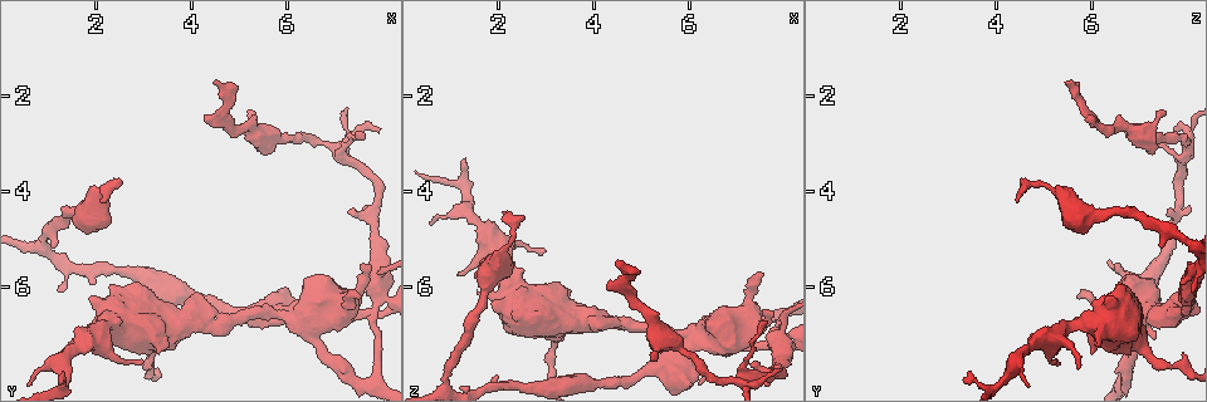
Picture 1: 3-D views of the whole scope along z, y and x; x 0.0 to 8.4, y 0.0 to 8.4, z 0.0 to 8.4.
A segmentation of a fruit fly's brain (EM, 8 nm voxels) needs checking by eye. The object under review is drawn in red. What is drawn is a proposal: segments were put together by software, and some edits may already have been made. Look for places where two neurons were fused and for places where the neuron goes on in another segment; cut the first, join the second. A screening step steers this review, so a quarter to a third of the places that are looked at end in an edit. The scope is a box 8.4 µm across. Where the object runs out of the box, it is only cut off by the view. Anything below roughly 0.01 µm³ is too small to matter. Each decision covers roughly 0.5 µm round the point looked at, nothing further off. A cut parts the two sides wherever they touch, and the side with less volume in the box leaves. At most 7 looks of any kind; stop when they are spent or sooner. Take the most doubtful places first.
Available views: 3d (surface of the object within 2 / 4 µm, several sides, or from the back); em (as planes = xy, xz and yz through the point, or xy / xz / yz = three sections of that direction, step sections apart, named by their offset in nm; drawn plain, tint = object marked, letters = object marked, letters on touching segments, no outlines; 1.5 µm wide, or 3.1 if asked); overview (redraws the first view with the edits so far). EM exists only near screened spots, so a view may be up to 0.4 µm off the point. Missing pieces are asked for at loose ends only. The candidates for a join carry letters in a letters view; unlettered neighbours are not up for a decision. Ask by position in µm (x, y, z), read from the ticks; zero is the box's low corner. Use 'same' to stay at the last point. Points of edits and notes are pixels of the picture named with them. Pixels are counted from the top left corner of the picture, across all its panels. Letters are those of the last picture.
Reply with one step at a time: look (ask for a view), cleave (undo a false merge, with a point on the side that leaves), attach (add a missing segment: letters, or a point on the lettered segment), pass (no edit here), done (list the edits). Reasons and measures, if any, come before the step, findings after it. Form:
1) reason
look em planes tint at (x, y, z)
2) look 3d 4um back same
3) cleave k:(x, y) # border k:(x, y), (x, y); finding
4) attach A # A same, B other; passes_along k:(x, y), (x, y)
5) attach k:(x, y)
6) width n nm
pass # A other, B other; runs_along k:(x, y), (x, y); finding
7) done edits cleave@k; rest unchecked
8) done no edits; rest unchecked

tapers out
look 3d 4um at (7.40, 4.40, 7.60)

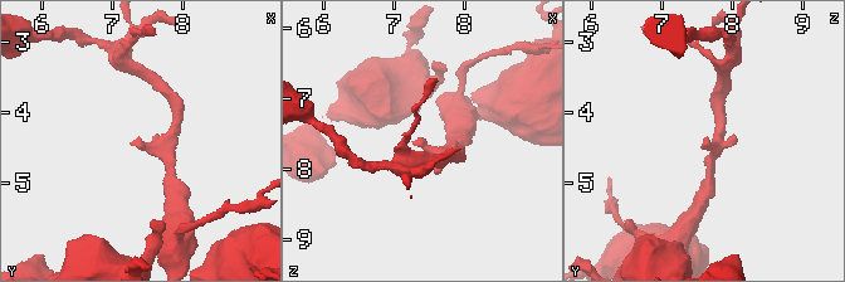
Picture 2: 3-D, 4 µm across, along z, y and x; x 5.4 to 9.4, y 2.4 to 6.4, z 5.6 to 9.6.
arm_widths 160, 180 nm
look em planes plain at (7.40, 4.40, 7.60)

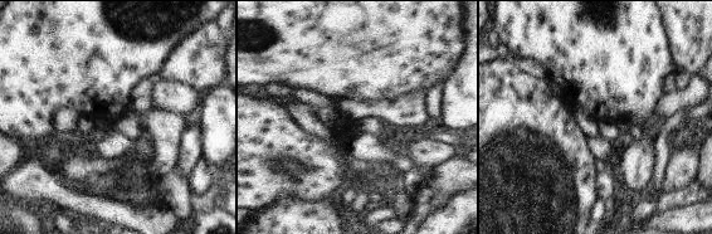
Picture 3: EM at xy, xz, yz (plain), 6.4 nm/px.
look em planes letters same

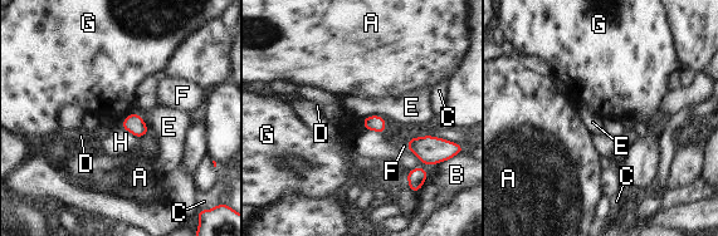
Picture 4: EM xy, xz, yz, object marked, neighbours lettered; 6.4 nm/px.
pass # A other, B other, C other, D other, E other, F other, G other, H other; border 4:(121, 122), (137, 113), (149, 132); no lettered segment goes on from it

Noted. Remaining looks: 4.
thick turns thin
look em yz step 8 letters at (3.25, 7.40, 7.15)

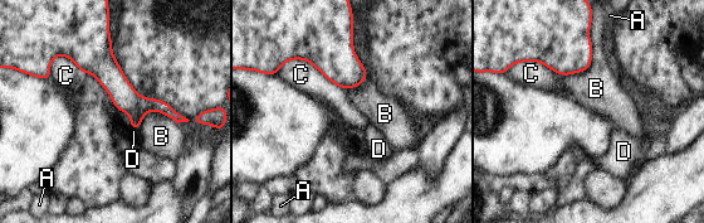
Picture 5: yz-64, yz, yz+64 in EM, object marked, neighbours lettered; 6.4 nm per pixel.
longest_contact B 500 nm
pass # A other, B other, C other, D other; runs_along 5:(103, 6), (99, 62), (138, 105), (175, 116); one neuron here

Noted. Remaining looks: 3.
look 3d 2um at (7.55, 2.75, 6.65)

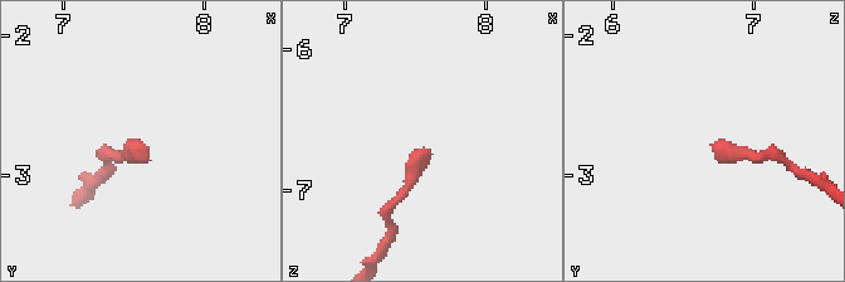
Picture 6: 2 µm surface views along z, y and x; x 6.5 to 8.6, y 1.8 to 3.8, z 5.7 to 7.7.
look em xy step 8 tint at (7.54, 2.74, 6.68)

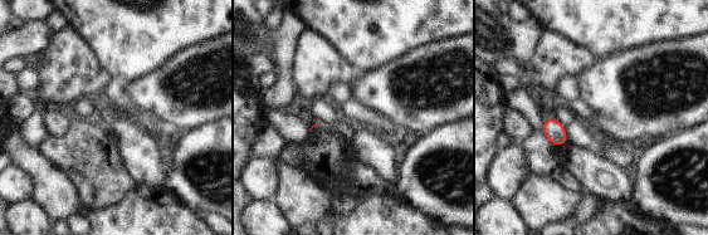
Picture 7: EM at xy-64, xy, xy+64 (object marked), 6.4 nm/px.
cut it another way
look em planes letters same

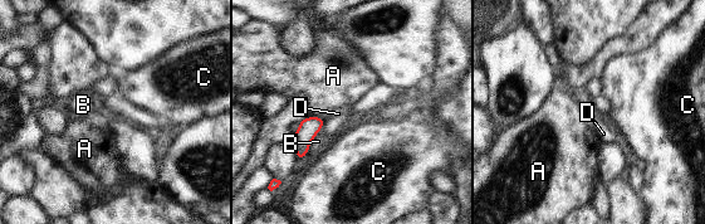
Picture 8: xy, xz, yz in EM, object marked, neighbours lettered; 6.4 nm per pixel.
pass # A other, B other, C other, D other; border 8:(322, 126), (302, 161); none of them fits

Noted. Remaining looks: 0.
done no edits; rest unchecked

